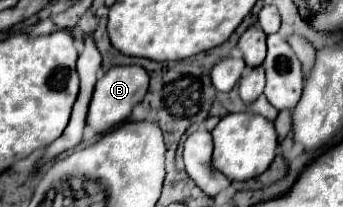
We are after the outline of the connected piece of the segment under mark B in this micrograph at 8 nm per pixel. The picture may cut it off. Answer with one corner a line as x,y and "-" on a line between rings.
130,64
130,66
112,66
98,82
92,94
90,110
88,110
88,126
94,128
94,132
104,134
112,130
116,124
128,120
132,108
144,98
148,90
148,72
142,66

